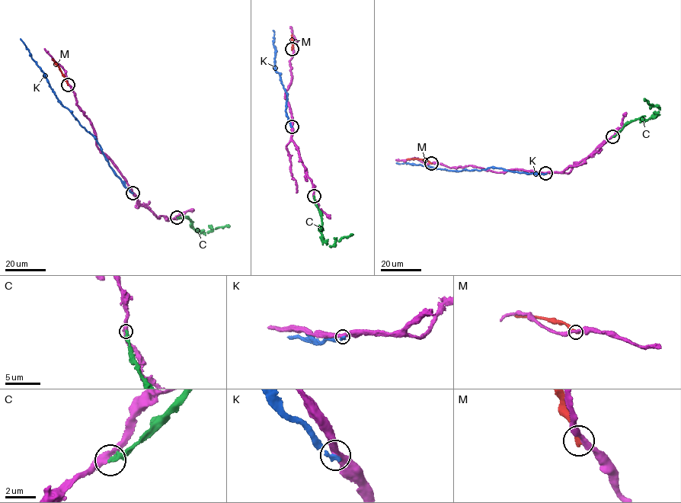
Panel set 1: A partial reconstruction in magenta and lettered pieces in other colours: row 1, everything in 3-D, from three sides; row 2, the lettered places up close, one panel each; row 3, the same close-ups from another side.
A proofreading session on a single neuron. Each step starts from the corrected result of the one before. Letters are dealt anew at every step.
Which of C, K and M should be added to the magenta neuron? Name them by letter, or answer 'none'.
C

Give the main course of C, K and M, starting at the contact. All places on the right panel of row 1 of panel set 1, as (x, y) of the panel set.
C: (612, 137), (634, 120), (656, 116), (659, 108), (650, 106), (644, 99)
K: (545, 173), (535, 174), (490, 168), (451, 171), (396, 162)
M: (431, 163), (422, 159), (407, 159)

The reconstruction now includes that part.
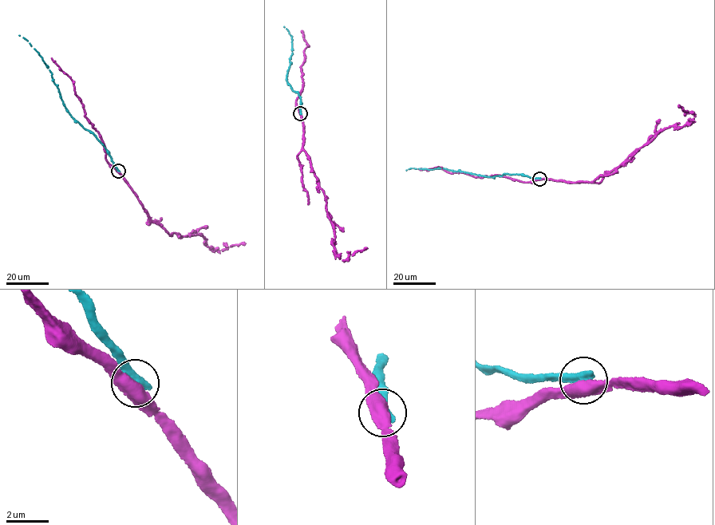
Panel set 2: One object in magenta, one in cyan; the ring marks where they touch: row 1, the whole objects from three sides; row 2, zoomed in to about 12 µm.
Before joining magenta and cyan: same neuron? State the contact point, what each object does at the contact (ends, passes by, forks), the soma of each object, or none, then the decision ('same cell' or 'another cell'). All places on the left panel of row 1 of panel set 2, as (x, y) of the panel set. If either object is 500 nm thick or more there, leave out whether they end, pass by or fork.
(118, 171) | magenta none | cyan none | another cell

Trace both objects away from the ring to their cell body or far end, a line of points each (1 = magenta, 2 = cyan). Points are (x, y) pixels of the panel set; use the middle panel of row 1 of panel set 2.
1: (300, 113), (303, 150), (324, 195), (327, 216), (333, 226), (335, 254), (343, 260), (350, 254), (367, 248)
2: (300, 113), (300, 97), (286, 80), (292, 39), (283, 26)

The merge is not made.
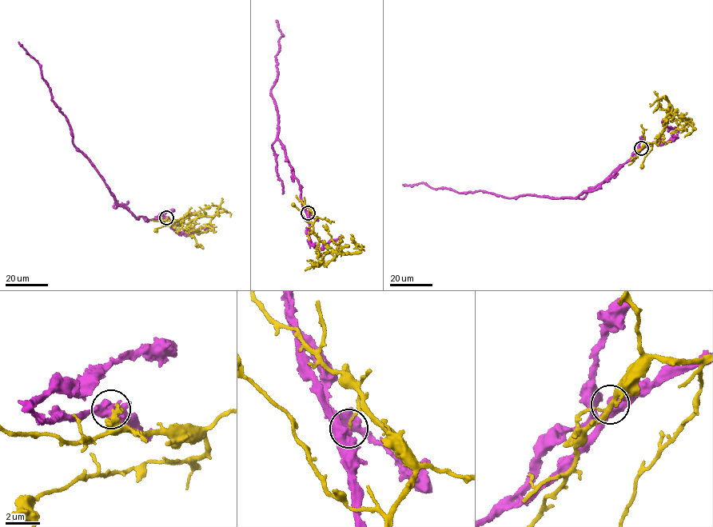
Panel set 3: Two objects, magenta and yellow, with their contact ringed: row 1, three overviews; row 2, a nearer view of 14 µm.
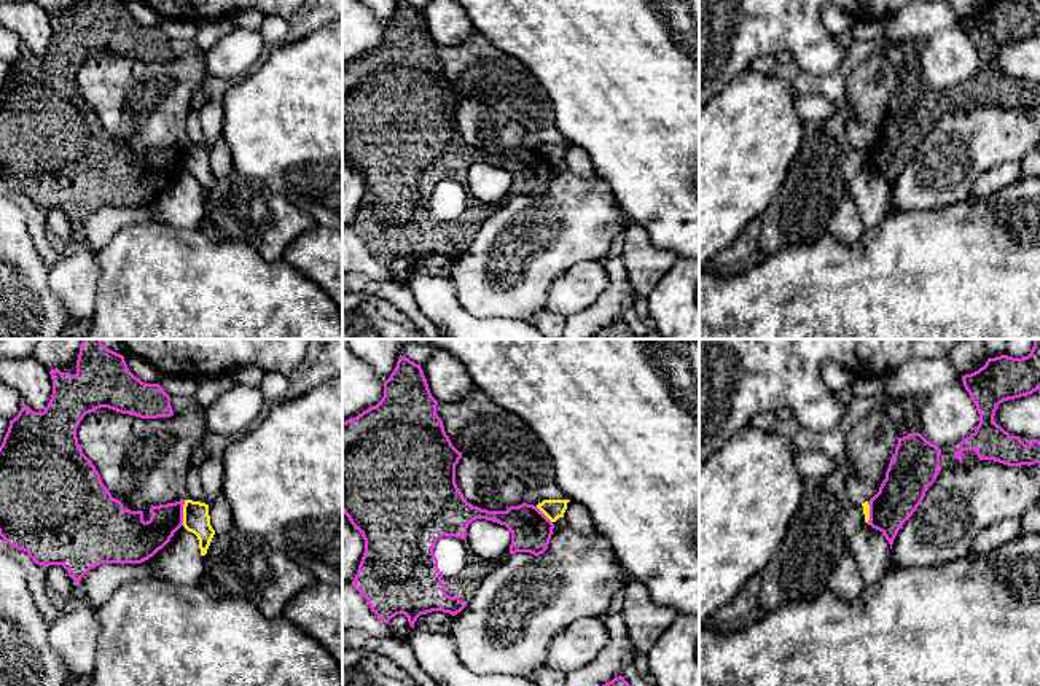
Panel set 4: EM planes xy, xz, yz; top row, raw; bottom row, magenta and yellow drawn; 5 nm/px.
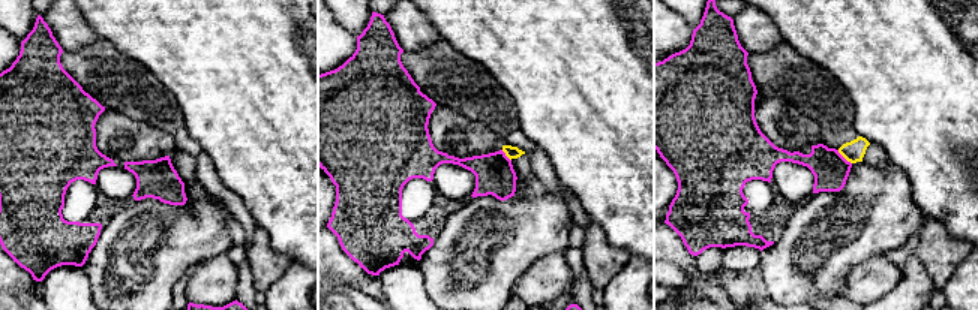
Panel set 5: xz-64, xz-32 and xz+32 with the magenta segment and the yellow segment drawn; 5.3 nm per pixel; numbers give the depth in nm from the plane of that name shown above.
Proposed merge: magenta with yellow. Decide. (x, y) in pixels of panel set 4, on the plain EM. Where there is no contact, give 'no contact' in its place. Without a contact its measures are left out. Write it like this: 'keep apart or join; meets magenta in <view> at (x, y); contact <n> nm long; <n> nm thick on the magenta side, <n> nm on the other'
keep apart; meets magenta in xy at (182, 156); contact 130 nm long; 200 nm thick on the magenta side, 140 nm on the other

